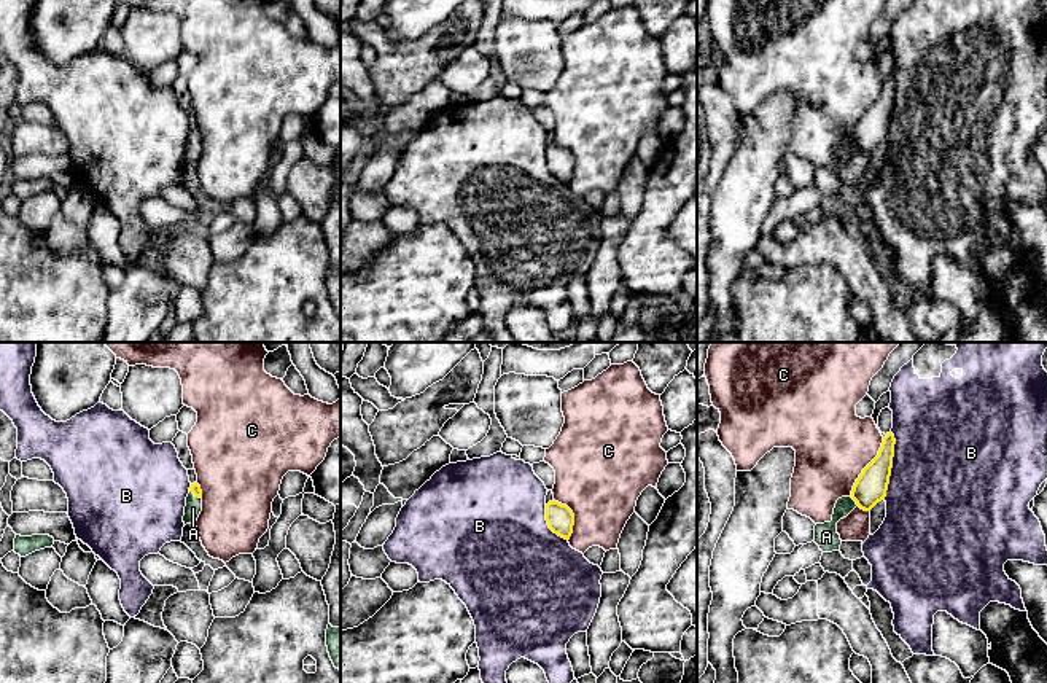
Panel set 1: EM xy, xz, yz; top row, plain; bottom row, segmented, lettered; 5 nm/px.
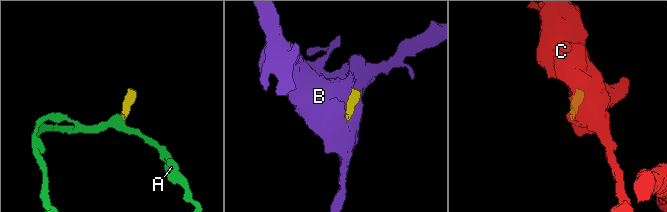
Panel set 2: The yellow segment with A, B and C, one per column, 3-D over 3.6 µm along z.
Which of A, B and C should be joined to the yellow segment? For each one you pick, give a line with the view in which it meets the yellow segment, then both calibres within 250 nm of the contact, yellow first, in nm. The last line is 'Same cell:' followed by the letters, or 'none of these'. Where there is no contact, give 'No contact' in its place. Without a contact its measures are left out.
A: Touches yellow in yz. Thickness 160 nm (yellow) against 120 nm
Same cell: A

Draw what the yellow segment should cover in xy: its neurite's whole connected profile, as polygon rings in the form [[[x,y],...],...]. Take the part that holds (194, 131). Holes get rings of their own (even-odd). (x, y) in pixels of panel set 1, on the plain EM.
[[[197,126],[191,127],[189,137],[186,140],[186,150],[185,150],[185,159],[183,166],[186,167],[196,167],[199,158],[202,154],[202,134]]]

